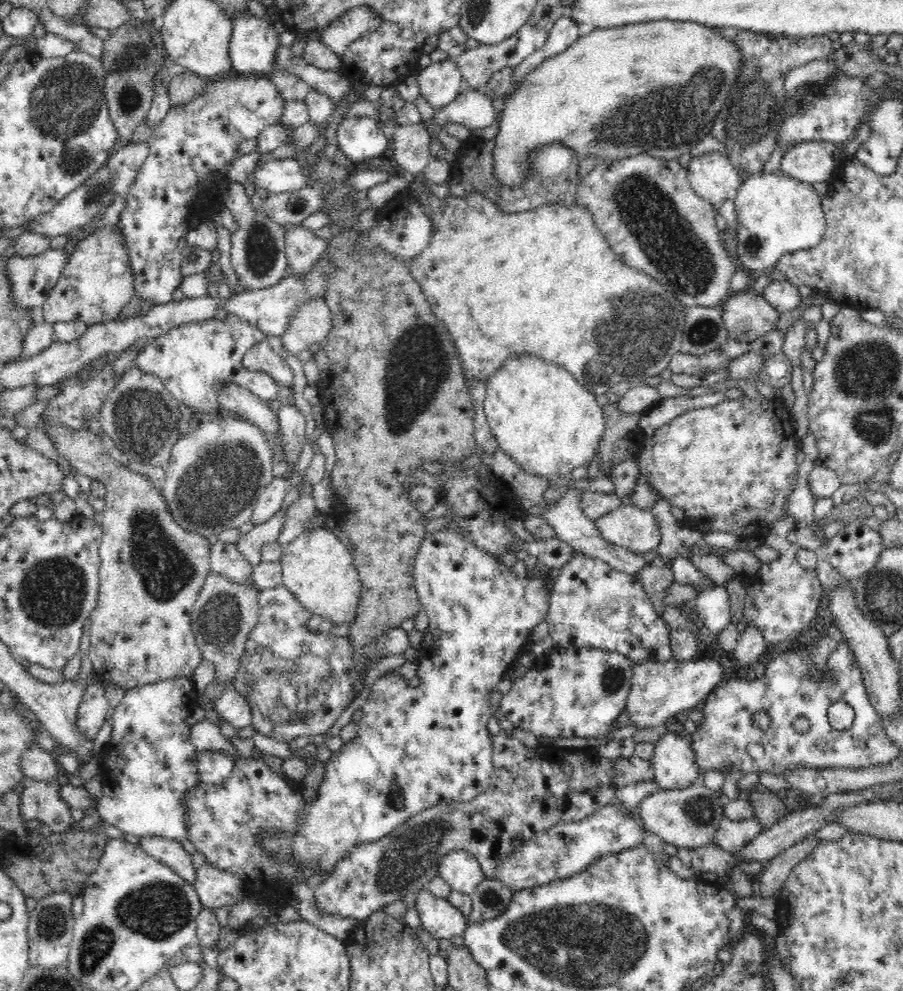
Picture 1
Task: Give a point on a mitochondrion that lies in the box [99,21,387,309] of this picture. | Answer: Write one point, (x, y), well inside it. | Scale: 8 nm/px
(128, 64)

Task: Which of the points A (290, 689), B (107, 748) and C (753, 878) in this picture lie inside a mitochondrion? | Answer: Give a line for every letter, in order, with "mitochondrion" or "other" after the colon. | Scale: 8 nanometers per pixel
A: mitochondrion
B: other
C: other

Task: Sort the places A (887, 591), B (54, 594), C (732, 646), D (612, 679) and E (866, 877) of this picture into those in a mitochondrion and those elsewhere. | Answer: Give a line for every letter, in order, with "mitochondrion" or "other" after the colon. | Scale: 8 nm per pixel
A: mitochondrion
B: mitochondrion
C: other
D: mitochondrion
E: mitochondrion

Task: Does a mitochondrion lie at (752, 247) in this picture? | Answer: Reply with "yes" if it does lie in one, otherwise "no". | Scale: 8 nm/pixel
yes

